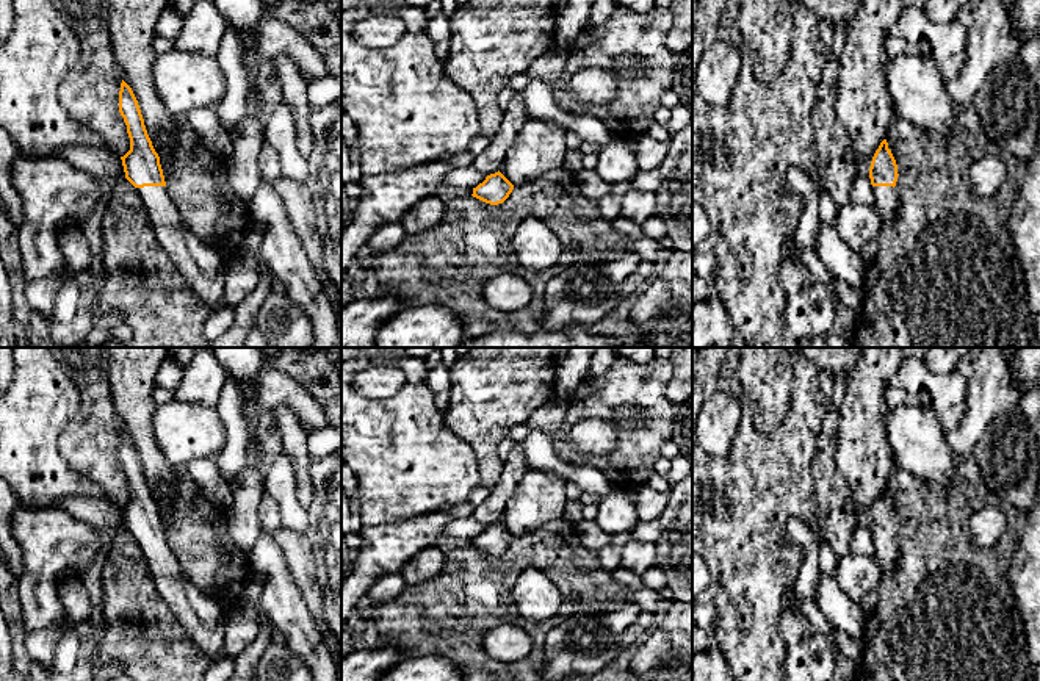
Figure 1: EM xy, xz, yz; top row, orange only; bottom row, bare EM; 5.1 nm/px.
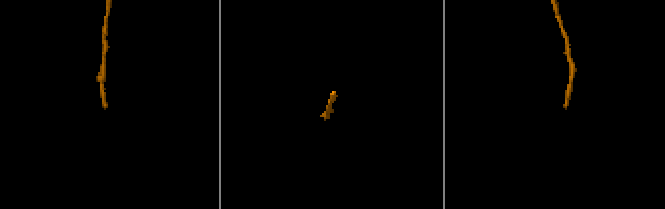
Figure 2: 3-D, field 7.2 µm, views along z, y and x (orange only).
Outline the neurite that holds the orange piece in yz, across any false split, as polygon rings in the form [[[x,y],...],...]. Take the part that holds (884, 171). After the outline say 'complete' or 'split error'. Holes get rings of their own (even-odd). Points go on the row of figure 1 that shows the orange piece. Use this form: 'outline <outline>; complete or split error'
outline [[[883,139],[872,157],[869,168],[869,178],[876,197],[874,207],[880,216],[882,227],[894,219],[899,208],[899,196],[894,189],[897,175],[896,160],[888,149],[887,139]]]; split error

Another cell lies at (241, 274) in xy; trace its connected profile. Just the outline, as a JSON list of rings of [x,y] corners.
[[[237,257],[226,265],[226,299],[230,307],[235,307],[258,283],[258,263],[252,258]]]

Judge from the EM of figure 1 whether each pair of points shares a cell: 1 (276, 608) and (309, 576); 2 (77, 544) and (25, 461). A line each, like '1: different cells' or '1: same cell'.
1: different cells
2: different cells

